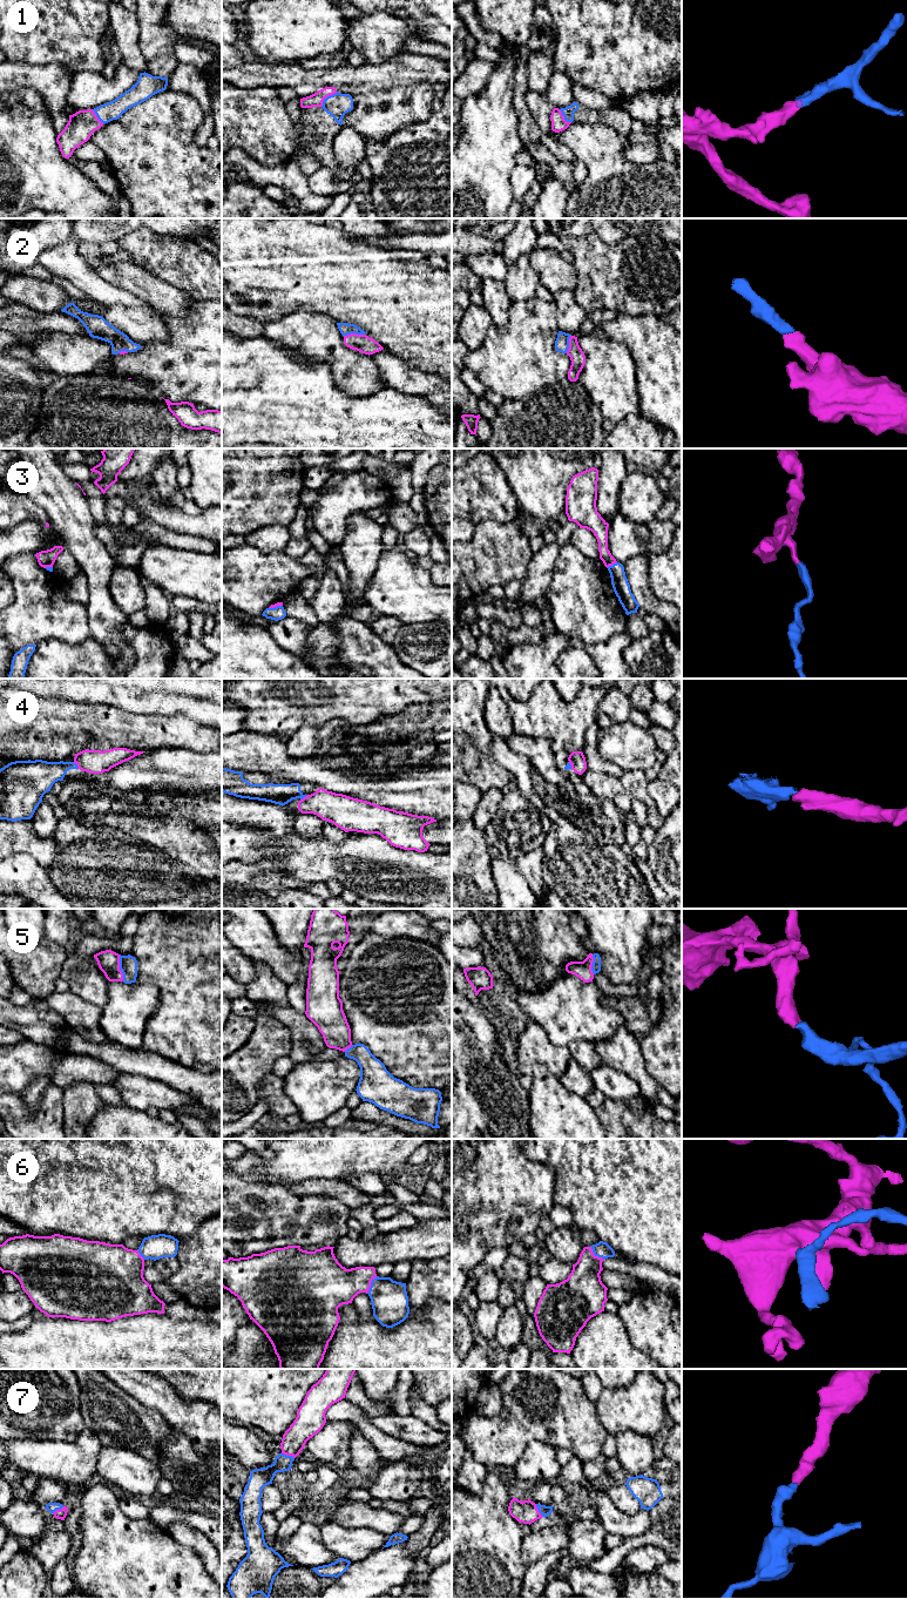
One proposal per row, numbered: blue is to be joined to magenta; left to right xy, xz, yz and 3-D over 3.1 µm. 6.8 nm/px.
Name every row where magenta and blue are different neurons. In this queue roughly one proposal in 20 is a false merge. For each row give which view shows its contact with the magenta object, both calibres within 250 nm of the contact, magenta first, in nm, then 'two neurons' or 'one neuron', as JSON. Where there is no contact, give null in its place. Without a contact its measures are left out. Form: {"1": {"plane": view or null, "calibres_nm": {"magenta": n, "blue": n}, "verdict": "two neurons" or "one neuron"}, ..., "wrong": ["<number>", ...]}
{"1": {"plane": "xz", "calibres_nm": {"magenta": 100, "blue": 160}, "verdict": "one neuron"}, "2": {"plane": "xz", "calibres_nm": {"magenta": 120, "blue": 90}, "verdict": "one neuron"}, "3": {"plane": "yz", "calibres_nm": {"magenta": 100, "blue": 120}, "verdict": "one neuron"}, "4": {"plane": "xy", "calibres_nm": {"magenta": 160, "blue": 190}, "verdict": "one neuron"}, "5": {"plane": "xy", "calibres_nm": {"magenta": 150, "blue": 130}, "verdict": "one neuron"}, "6": {"plane": "yz", "calibres_nm": {"magenta": 280, "blue": 110}, "verdict": "one neuron"}, "7": {"plane": "xz", "calibres_nm": {"magenta": 180, "blue": 130}, "verdict": "one neuron"}, "wrong": []}

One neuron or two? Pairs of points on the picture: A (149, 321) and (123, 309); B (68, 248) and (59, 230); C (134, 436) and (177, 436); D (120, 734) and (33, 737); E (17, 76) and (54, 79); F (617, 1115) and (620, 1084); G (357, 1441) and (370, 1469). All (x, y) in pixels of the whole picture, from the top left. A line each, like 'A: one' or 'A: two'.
A: one
B: two
C: one
D: one
E: one
F: two
G: one

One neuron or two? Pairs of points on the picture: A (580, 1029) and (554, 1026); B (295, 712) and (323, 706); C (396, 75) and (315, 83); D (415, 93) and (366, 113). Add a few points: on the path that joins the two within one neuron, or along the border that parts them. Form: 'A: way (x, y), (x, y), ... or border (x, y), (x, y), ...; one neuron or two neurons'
A: way (574, 1025), (560, 1025); one neuron
B: way (302, 706), (316, 706); one neuron
C: way (376, 76), (334, 76); one neuron
D: way (404, 105), (378, 113); one neuron

